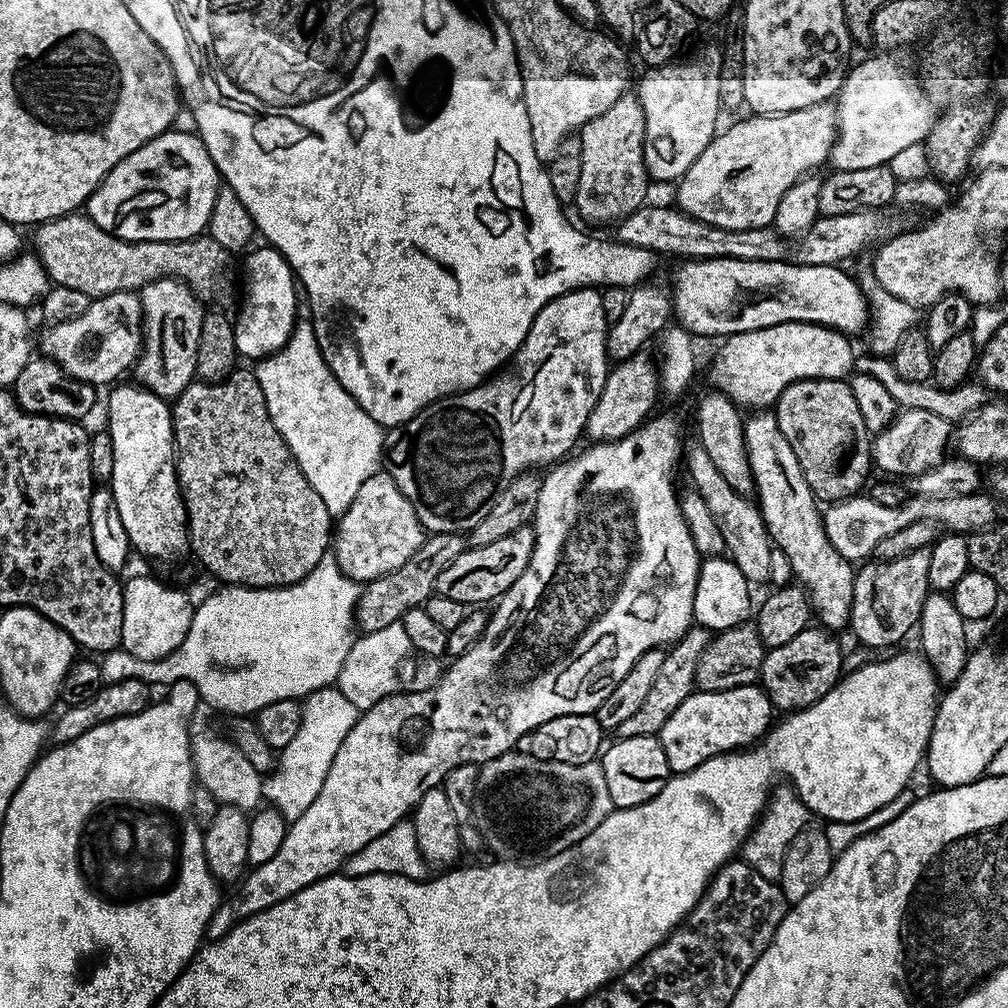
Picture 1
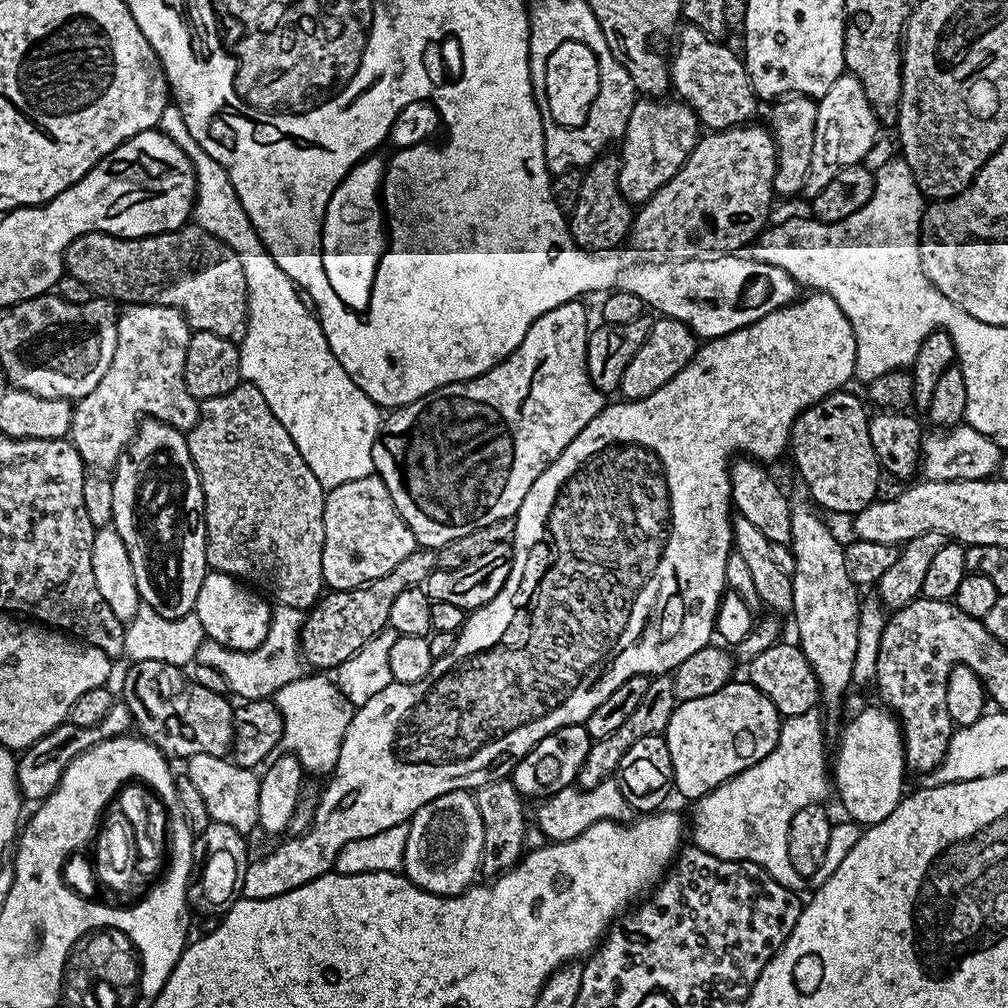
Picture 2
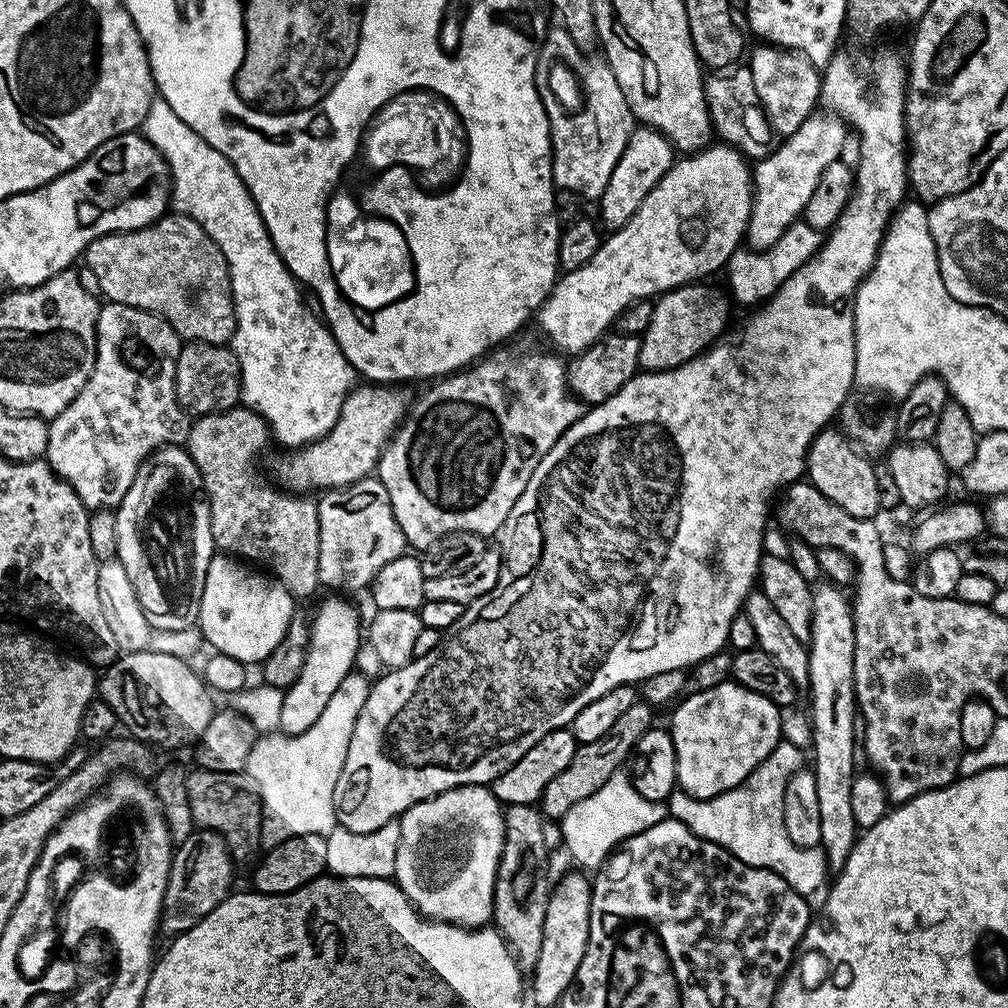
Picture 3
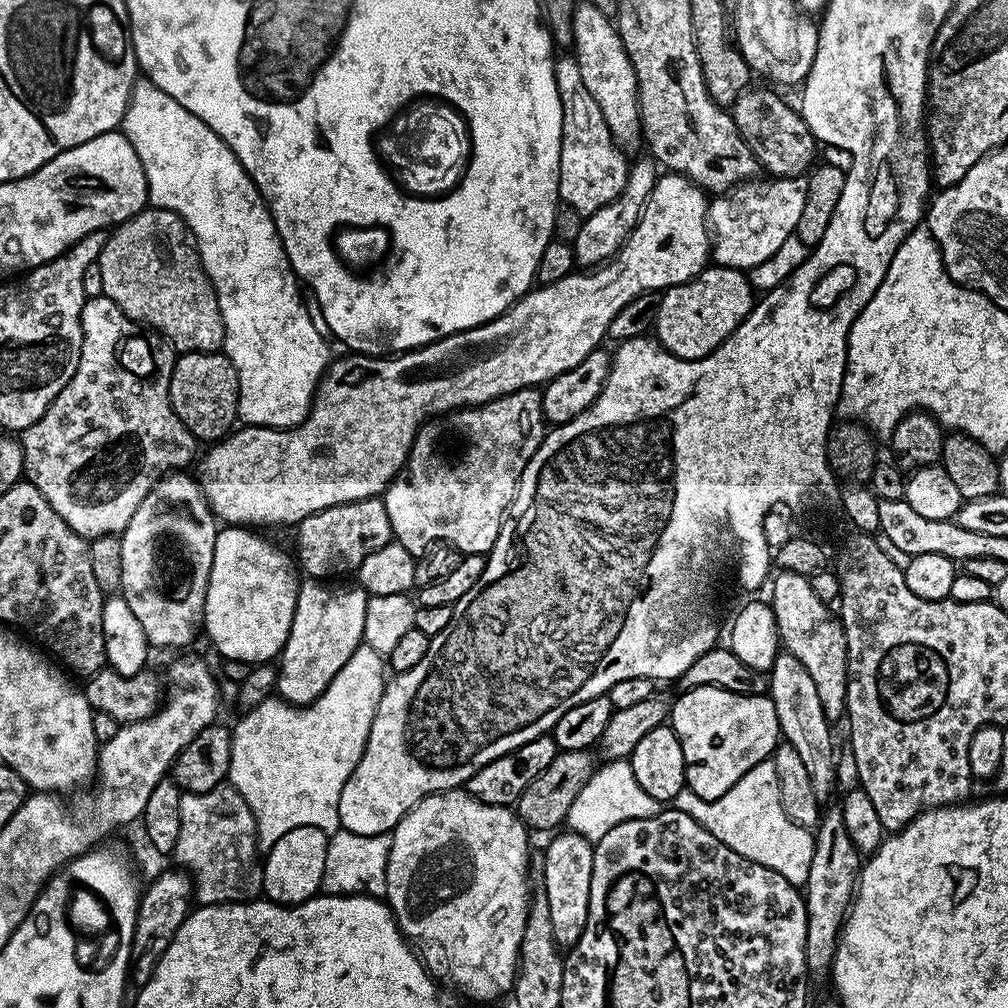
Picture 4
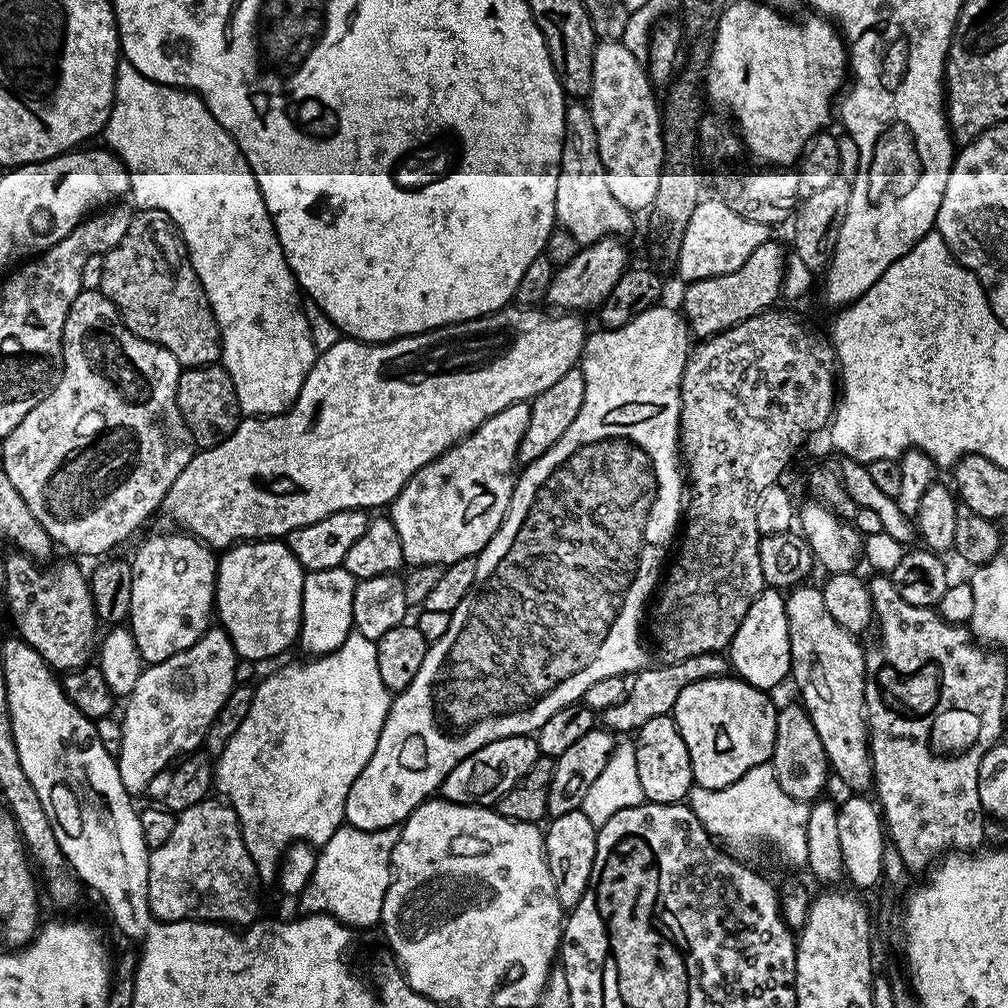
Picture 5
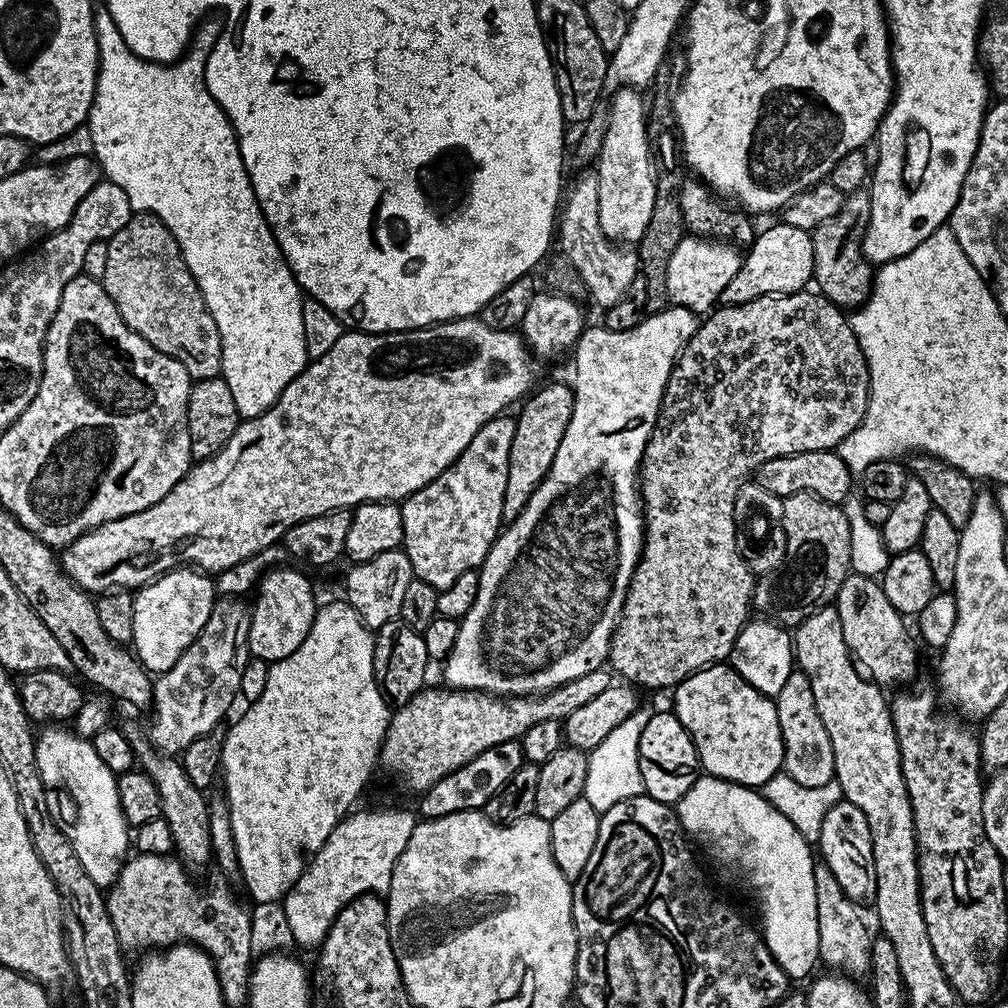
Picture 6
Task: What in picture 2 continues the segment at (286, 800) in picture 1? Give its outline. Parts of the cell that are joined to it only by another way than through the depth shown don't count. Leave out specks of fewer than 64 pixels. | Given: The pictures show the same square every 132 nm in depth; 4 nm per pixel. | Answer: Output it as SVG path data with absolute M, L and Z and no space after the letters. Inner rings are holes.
M302 674L294 682L278 689L274 697L275 706L284 719L283 747L288 747L285 749L295 756L297 762L300 763L300 767L308 774L312 774L312 772L325 772L325 774L328 774L335 769L338 754L342 750L342 738L350 726L354 711L353 704L347 700L346 694L339 689L338 684L331 679L328 681L324 676L327 675Z

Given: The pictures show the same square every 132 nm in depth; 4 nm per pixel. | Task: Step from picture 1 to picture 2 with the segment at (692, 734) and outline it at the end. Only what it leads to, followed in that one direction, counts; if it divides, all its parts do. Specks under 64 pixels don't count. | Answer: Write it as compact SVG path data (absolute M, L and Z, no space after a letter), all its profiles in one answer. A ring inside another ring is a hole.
M729 682L725 688L718 690L718 694L706 694L706 698L679 701L668 728L662 733L670 750L675 791L689 796L689 801L699 800L701 796L712 792L719 784L725 784L742 770L762 762L762 758L766 758L766 754L770 754L770 750L774 750L778 742L782 717L774 702L770 702L770 698L766 698L752 684L736 683Z

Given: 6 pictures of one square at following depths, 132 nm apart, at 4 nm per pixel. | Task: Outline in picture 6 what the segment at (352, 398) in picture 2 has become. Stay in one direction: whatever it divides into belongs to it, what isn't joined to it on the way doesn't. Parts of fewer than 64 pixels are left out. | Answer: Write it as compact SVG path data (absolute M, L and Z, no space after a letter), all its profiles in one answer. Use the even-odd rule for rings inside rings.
M103 6L97 7L95 14L94 30L96 31L98 58L100 61L98 62L98 74L96 75L94 102L92 103L92 108L88 111L88 119L86 121L88 136L92 139L92 152L96 155L97 161L95 160L95 163L98 165L98 168L98 163L100 163L101 169L99 168L99 171L102 173L103 179L122 186L122 190L126 193L126 198L130 198L130 206L133 213L149 212L151 216L158 217L167 226L170 234L174 234L174 238L184 255L186 266L190 270L192 277L195 278L197 286L200 287L202 298L214 318L214 326L218 326L218 334L222 338L222 366L220 370L222 378L230 386L230 394L234 394L234 406L238 406L238 414L242 418L261 416L265 410L274 407L276 400L282 394L282 390L286 390L286 386L290 386L290 382L294 382L294 378L298 378L298 374L309 363L307 330L303 326L302 316L305 297L302 295L300 284L294 278L294 274L290 270L290 266L286 262L286 258L282 254L282 250L278 246L278 242L262 214L260 203L252 189L252 180L248 177L248 171L242 162L242 154L236 141L236 132L232 129L232 124L228 120L227 114L218 106L218 102L210 94L210 90L206 86L206 78L204 77L206 62L208 61L208 55L214 50L214 46L220 37L222 31L221 21L219 19L212 20L213 18L201 20L194 35L191 37L184 55L179 60L173 60L171 64L155 64L149 60L138 58L130 50L130 46L126 46L118 26L114 26L114 18L110 18L107 8Z

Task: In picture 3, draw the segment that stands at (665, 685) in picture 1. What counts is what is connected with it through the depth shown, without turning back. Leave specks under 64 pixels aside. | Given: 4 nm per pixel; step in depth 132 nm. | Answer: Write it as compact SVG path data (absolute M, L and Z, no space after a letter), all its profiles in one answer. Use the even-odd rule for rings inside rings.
M647 702L634 703L630 710L626 710L626 714L622 714L622 718L618 718L618 722L614 722L612 731L607 736L598 738L598 742L579 745L574 758L570 760L570 766L566 766L566 770L562 770L562 774L558 774L546 786L546 790L542 790L542 798L538 801L539 811L548 820L550 818L552 822L559 822L573 806L578 806L578 802L583 802L585 798L590 798L590 794L602 790L602 786L610 782L612 775L629 763L642 734L646 734L653 727L652 712L653 705Z

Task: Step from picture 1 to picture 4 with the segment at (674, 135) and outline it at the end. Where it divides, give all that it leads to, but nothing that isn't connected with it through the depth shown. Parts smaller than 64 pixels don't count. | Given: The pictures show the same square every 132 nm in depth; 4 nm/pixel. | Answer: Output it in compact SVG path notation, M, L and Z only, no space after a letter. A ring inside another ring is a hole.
M632 160L628 169L628 181L618 194L614 202L602 206L602 210L594 210L594 214L584 217L582 230L578 230L578 238L571 241L572 249L576 255L577 265L581 269L591 270L615 256L616 251L628 241L628 235L636 228L640 214L644 211L644 204L650 198L658 179L658 165L655 160Z

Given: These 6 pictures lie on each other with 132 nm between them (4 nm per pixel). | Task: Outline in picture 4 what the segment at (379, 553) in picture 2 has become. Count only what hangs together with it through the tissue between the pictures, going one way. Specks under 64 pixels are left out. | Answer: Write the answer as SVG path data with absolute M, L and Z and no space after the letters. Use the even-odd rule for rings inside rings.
M383 499L355 500L310 514L295 525L298 568L308 578L336 578L339 572L355 573L356 567L374 550L393 539Z

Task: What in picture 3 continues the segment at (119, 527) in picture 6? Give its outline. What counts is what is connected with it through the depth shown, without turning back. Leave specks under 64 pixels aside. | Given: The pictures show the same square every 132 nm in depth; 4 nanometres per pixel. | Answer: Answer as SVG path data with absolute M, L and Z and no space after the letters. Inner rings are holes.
M709 146L703 152L688 154L677 159L673 163L672 169L657 182L656 188L650 190L650 194L646 194L646 198L642 202L642 206L638 206L634 218L630 218L630 222L626 226L617 228L611 234L605 235L598 246L598 254L594 254L594 258L590 258L590 262L586 262L586 266L578 266L578 270L565 272L557 279L556 285L552 287L552 292L545 298L540 311L535 313L534 316L535 323L540 323L541 330L552 339L553 346L551 345L551 347L553 349L561 348L561 350L556 350L561 353L568 352L567 354L585 352L589 346L595 344L615 325L617 314L622 310L626 310L626 306L630 306L636 300L659 297L661 294L669 292L672 288L678 288L682 284L703 281L708 278L711 272L716 272L719 268L721 271L727 265L730 254L734 254L734 250L741 247L743 240L740 239L743 238L744 232L746 236L749 231L754 207L754 185L752 182L752 168L745 155L731 146L721 147ZM364 382L353 387L342 402L338 422L327 436L313 444L305 444L302 450L283 453L285 456L276 468L275 479L279 487L297 494L308 494L311 493L311 488L344 488L371 477L377 471L385 446L400 427L400 422L410 407L410 399L404 390L400 386L385 386L375 382Z

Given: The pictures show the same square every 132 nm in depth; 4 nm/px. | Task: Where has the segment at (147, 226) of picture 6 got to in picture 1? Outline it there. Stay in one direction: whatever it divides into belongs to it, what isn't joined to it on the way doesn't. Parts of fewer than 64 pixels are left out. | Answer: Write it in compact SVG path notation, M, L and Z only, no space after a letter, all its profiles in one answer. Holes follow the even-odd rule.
M69 214L57 220L45 220L35 225L32 236L34 255L40 259L40 265L53 285L70 286L70 290L82 290L89 298L109 296L115 292L139 293L155 280L180 280L197 298L208 306L220 310L231 309L238 296L238 272L232 269L233 253L218 246L212 237L201 234L190 240L123 240L98 226L86 214Z

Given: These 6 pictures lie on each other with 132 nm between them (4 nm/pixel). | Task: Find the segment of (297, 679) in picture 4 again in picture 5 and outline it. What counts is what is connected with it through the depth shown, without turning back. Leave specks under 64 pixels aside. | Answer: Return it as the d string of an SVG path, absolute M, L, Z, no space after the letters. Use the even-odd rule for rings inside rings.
M342 566L330 570L305 572L302 586L302 618L298 648L309 657L324 656L327 652L338 650L352 631L354 625L354 590L357 580Z

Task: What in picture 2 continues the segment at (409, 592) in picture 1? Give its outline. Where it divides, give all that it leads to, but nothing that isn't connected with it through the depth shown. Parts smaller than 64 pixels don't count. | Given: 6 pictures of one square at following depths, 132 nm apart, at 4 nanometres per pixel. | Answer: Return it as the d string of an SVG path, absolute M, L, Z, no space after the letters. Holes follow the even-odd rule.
M432 550L411 552L390 574L382 574L382 578L371 580L363 588L351 590L328 590L320 599L307 609L300 626L300 654L305 665L312 670L336 670L340 664L357 654L372 638L388 628L390 606L394 598L402 590L418 588L436 567L436 553Z

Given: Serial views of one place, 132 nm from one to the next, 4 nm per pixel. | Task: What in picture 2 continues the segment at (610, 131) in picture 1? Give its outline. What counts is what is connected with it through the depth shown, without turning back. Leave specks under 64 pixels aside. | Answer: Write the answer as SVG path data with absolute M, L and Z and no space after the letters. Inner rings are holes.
M605 154L588 165L583 173L582 190L578 193L578 203L570 213L568 228L572 232L574 242L587 252L608 252L612 248L620 248L623 240L629 239L634 208L618 186L619 169L619 155Z

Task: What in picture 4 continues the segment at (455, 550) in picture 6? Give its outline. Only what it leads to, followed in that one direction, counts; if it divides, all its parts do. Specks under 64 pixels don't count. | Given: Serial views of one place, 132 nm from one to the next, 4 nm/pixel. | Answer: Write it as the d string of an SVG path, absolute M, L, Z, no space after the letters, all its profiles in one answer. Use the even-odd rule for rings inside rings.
M539 387L523 388L479 404L477 408L457 408L425 419L416 431L407 462L382 493L395 543L410 550L410 554L417 558L425 555L437 542L455 548L460 554L492 551L500 533L500 521L516 497L520 475L546 435L540 394Z

